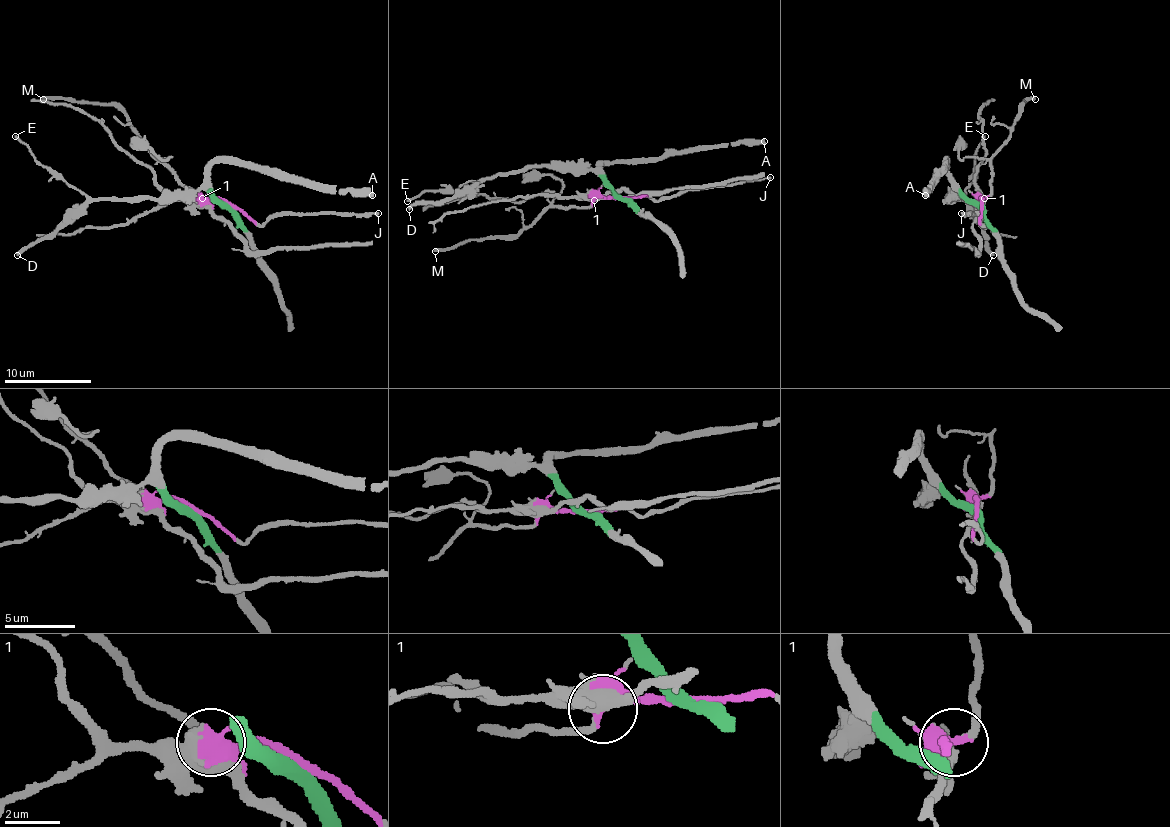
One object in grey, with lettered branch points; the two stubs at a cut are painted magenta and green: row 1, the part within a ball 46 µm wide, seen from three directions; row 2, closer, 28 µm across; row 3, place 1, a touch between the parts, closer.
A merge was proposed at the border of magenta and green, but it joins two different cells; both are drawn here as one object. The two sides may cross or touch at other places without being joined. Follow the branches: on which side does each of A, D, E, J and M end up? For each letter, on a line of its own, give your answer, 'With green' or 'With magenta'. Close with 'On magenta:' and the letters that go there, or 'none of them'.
A: With green
D: With green
E: With green
J: With magenta
M: With magenta
On magenta: J, M

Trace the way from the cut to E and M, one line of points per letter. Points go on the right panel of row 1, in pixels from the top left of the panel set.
E: (981, 207), (955, 189), (951, 198), (961, 198), (974, 181), (974, 150), (985, 135)
M: (981, 204), (981, 200), (992, 191), (992, 157), (1011, 133), (1020, 107), (1035, 98)

